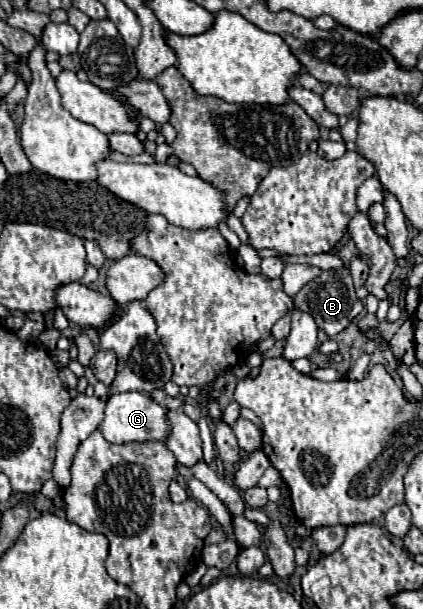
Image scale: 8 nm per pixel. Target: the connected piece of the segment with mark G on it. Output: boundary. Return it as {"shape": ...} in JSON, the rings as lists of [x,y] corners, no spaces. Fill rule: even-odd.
{"shape":[[[122,392],[122,394],[112,394],[108,398],[100,432],[112,444],[128,444],[128,442],[146,442],[146,440],[166,440],[170,426],[166,422],[166,408],[150,400],[148,394]]]}

